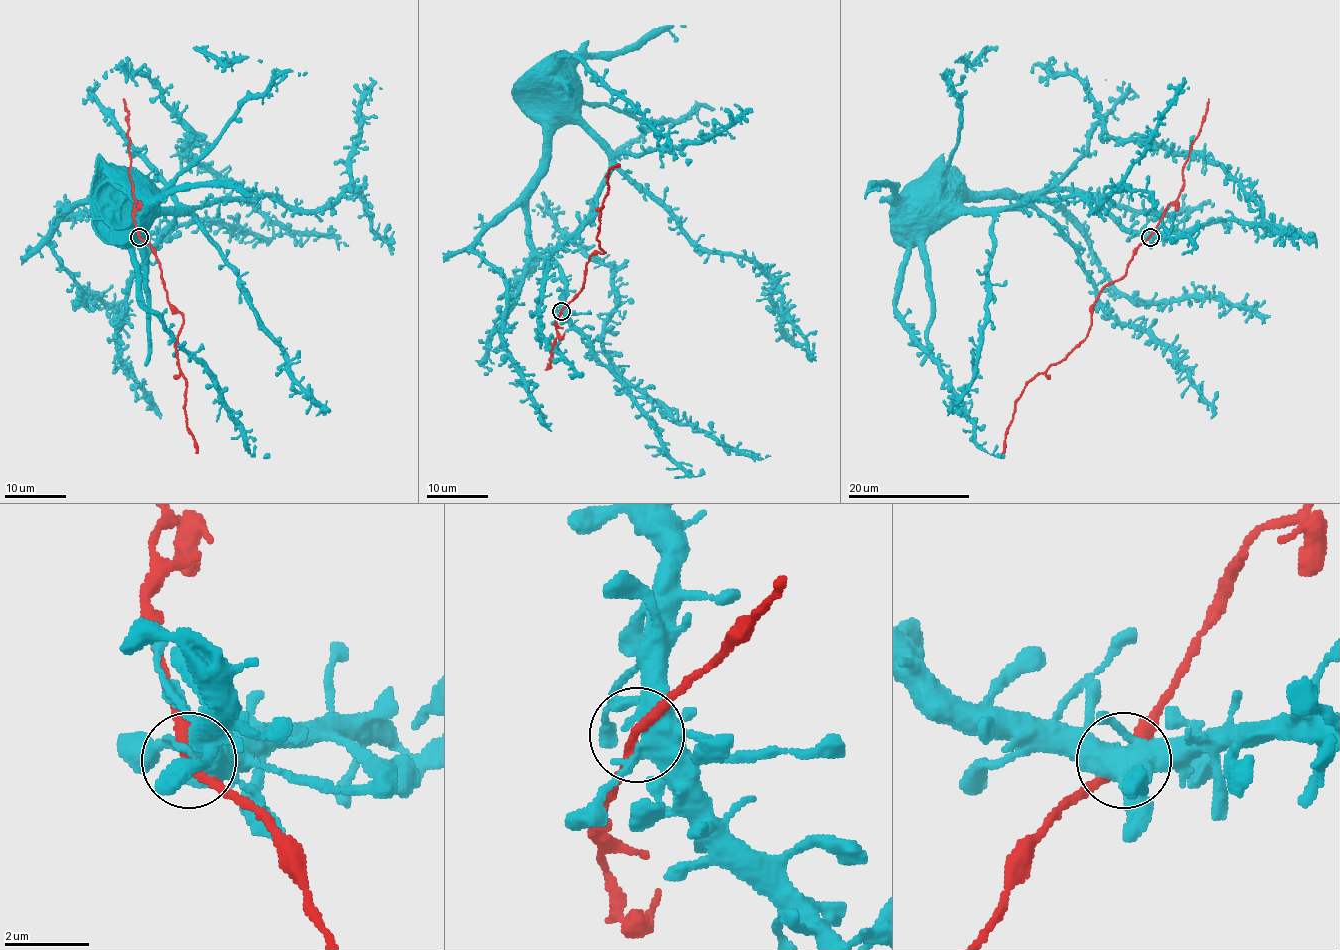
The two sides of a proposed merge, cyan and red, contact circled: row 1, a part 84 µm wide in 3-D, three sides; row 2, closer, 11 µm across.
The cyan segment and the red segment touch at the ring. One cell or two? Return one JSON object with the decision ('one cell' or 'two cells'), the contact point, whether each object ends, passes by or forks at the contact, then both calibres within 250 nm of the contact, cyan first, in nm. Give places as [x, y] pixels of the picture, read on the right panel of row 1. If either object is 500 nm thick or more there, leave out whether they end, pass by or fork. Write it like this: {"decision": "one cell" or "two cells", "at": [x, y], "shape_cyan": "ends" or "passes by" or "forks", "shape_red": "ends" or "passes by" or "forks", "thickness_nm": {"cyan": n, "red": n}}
{"decision": "one cell", "at": [1150, 237], "shape_cyan": "forks", "shape_red": "passes by", "thickness_nm": {"cyan": 460, "red": 260}}

